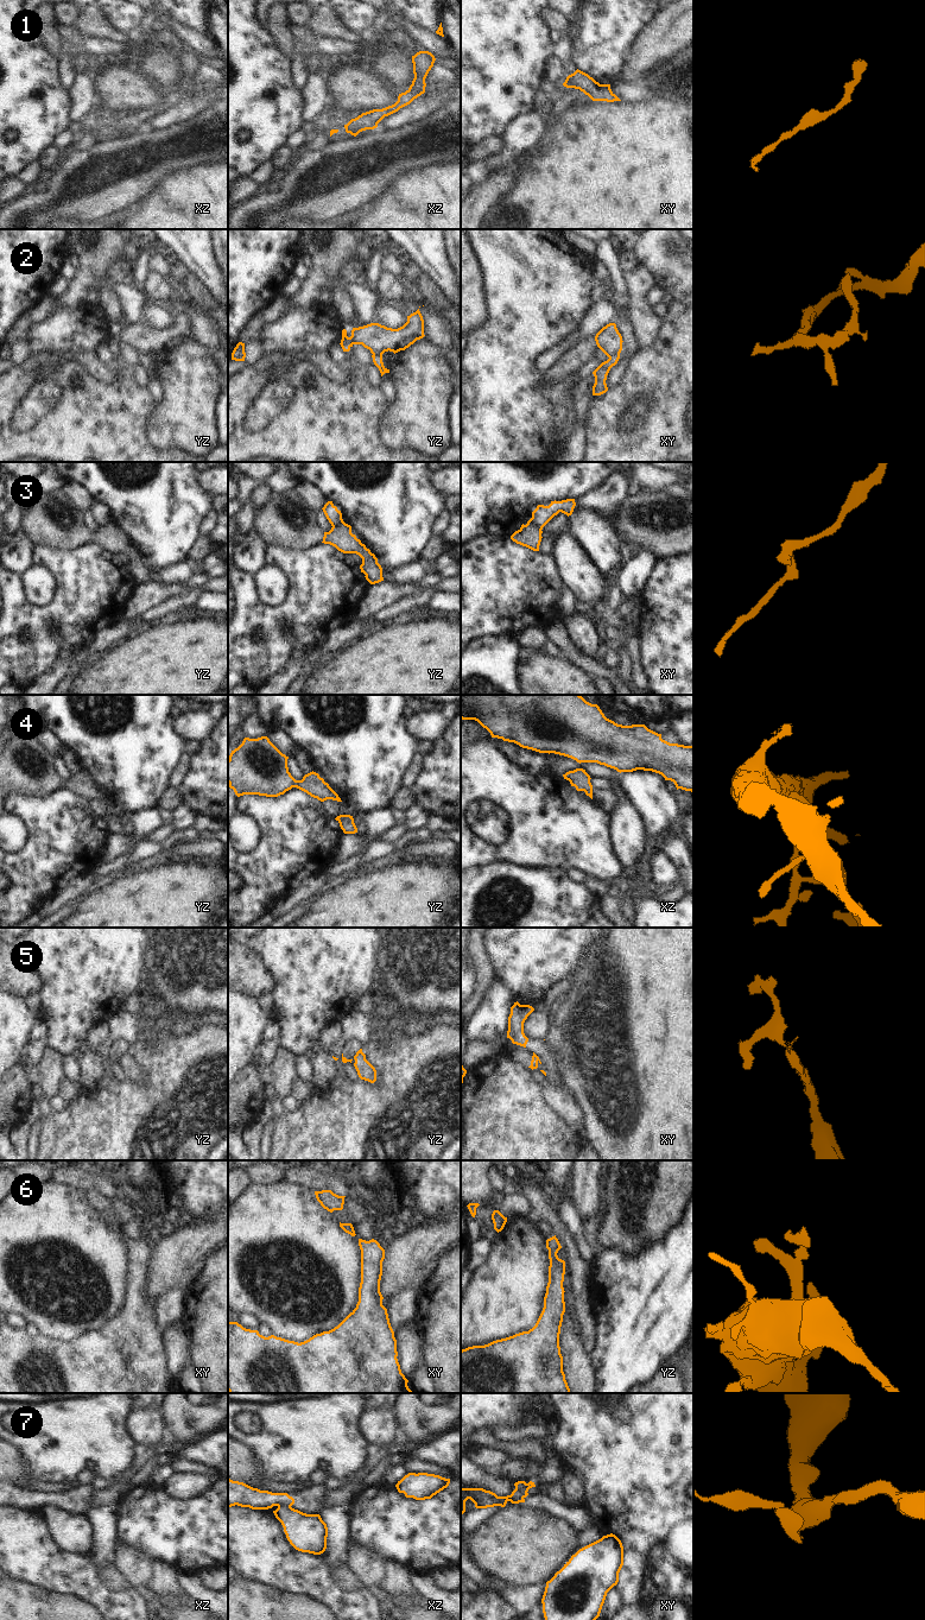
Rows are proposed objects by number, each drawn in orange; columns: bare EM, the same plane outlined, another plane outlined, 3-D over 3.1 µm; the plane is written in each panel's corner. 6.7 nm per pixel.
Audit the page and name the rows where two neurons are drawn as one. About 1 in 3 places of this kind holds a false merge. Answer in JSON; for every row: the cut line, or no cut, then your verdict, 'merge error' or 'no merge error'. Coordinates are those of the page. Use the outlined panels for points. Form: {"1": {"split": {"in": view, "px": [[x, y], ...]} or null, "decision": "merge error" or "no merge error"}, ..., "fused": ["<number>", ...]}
{"1": {"split": null, "decision": "no merge error"}, "2": {"split": {"in": "xy", "px": [[619, 353], [609, 358]]}, "decision": "merge error"}, "3": {"split": {"in": "xy", "px": [[527, 521], [542, 529]]}, "decision": "merge error"}, "4": {"split": null, "decision": "no merge error"}, "5": {"split": {"in": "yz", "px": [[361, 1051], [355, 1056]]}, "decision": "merge error"}, "6": {"split": null, "decision": "no merge error"}, "7": {"split": {"in": "xy", "px": [[511, 1494], [514, 1498], [523, 1499]]}, "decision": "merge error"}, "fused": ["2", "3", "5", "7"]}

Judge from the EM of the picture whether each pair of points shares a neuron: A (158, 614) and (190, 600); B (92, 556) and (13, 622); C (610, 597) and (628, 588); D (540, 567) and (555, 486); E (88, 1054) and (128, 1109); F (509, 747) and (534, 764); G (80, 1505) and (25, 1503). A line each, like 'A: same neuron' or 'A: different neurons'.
A: same neuron
B: same neuron
C: different neurons
D: different neurons
E: different neurons
F: same neuron
G: same neuron

